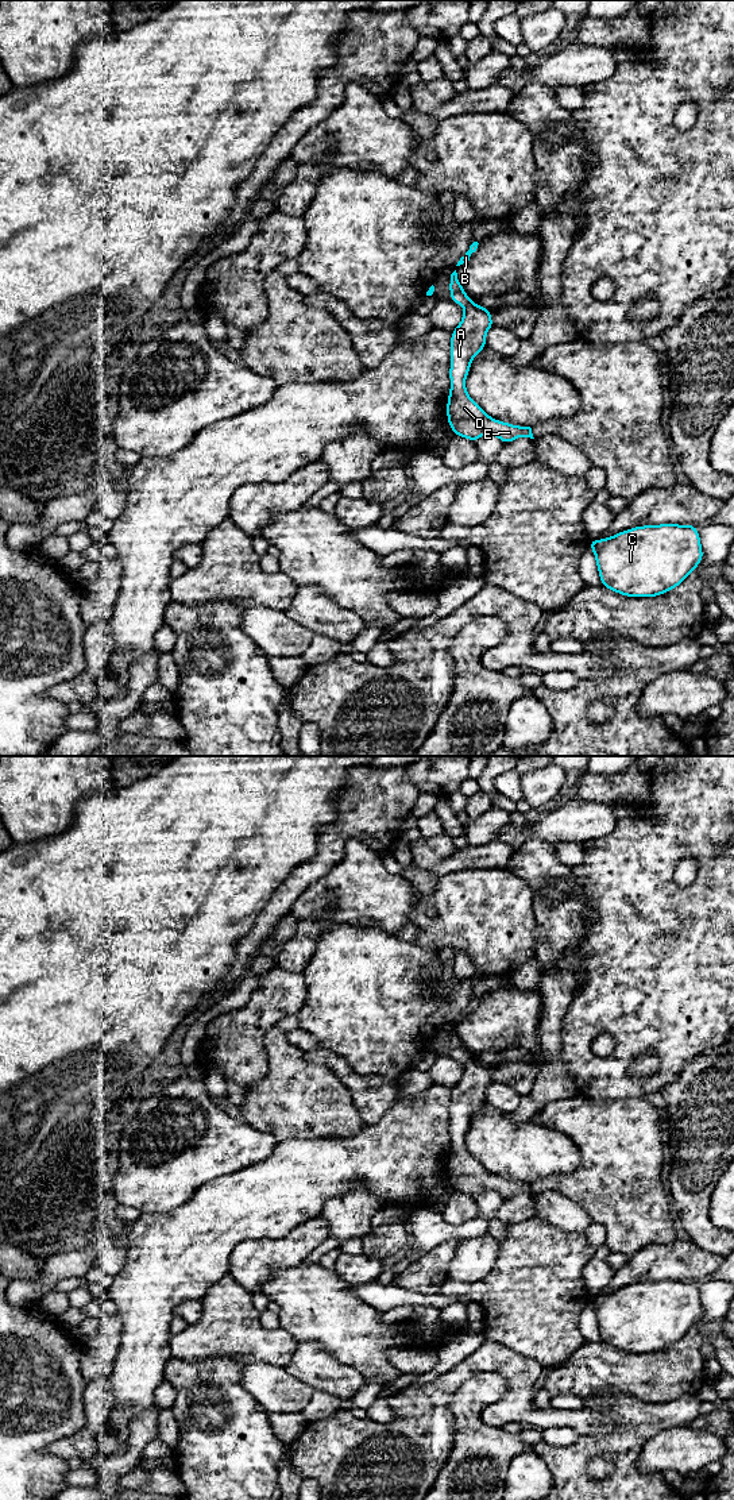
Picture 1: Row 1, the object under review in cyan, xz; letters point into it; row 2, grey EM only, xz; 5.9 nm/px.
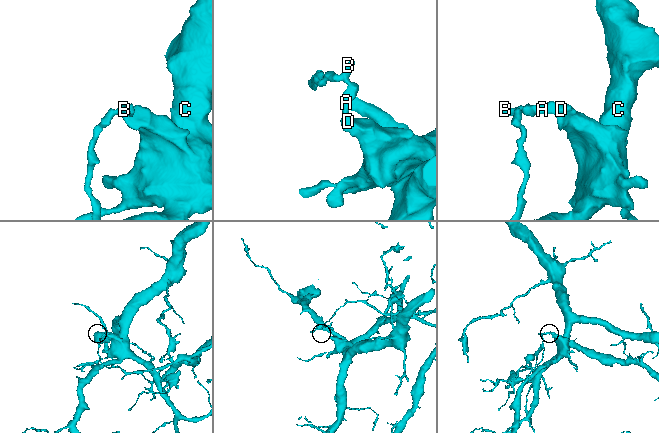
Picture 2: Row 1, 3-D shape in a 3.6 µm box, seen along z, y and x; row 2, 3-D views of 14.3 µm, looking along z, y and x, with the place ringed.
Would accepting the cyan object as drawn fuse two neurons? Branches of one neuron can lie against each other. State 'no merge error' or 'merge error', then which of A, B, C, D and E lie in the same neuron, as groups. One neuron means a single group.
merge error | A C D E / B

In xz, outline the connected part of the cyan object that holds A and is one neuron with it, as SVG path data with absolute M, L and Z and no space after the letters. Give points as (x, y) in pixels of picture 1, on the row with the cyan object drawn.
M471 302L451 336L451 389L447 404L448 424L453 433L472 443L494 435L503 444L517 437L533 437L530 427L519 427L490 417L467 393L465 378L471 362L486 347L486 333L492 327L491 312Z

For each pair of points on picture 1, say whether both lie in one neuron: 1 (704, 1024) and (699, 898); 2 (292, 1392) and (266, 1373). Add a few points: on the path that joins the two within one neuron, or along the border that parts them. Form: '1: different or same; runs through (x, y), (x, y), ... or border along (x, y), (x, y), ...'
1: same; runs through (699, 993), (699, 929)
2: same; runs through (285, 1392), (273, 1380)

